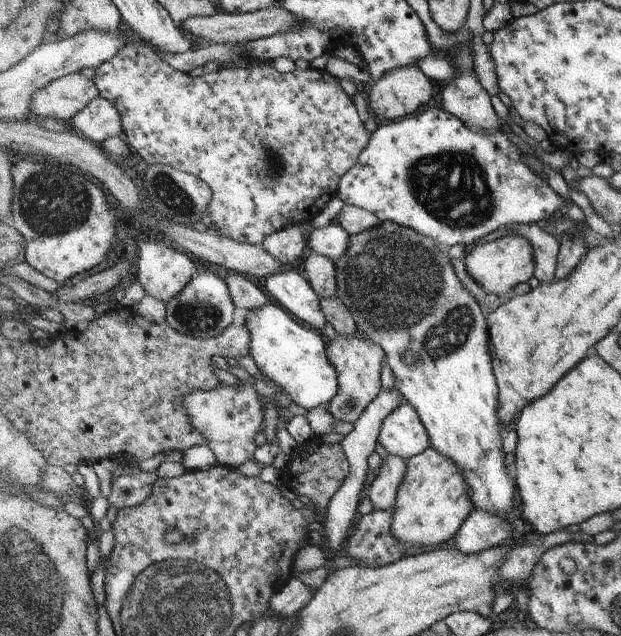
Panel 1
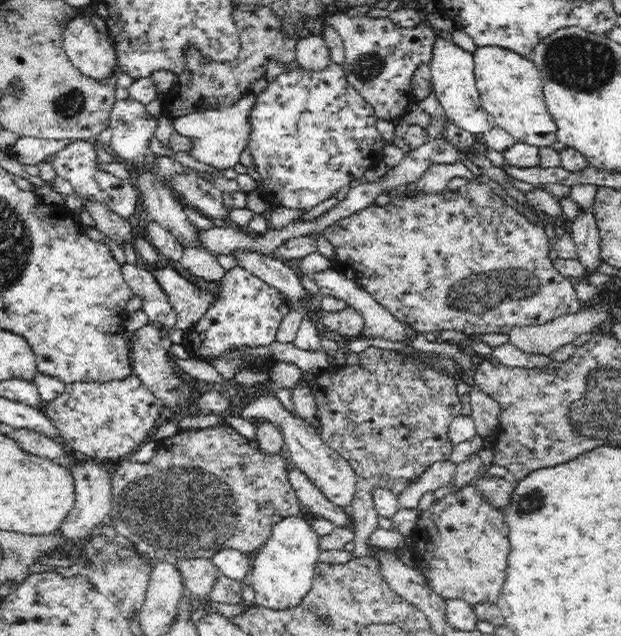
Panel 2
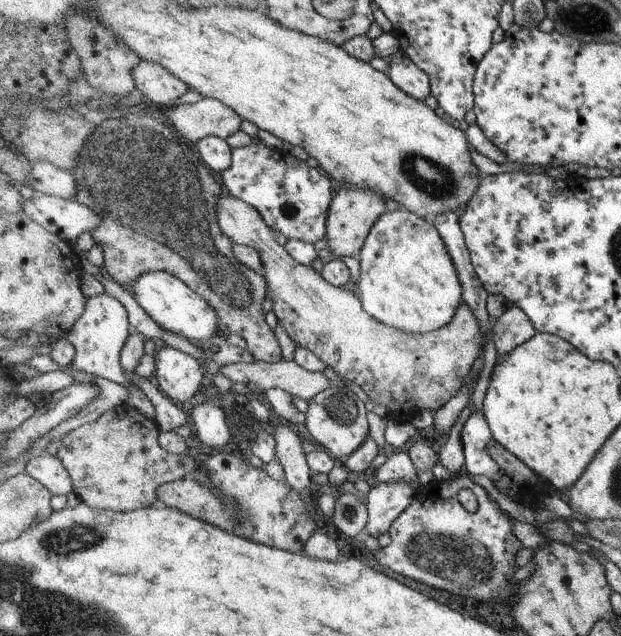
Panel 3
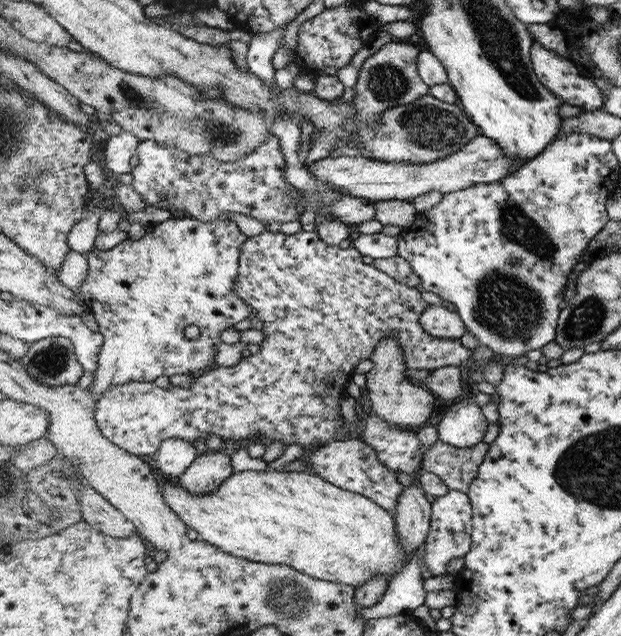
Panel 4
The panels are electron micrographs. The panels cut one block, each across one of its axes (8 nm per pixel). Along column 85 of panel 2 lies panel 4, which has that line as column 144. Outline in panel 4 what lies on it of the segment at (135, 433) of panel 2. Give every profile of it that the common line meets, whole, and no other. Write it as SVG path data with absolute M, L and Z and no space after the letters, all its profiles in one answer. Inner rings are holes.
M264 231L257 236L248 238L247 242L242 246L242 256L239 260L239 276L236 276L235 290L240 299L246 301L246 304L250 305L254 312L253 316L257 316L258 320L261 320L264 324L262 332L265 339L260 344L260 349L257 354L244 357L238 364L226 368L226 366L219 366L208 368L202 374L198 374L193 377L192 384L188 388L182 388L171 384L168 388L160 388L155 382L144 381L132 381L122 385L116 385L112 389L107 390L106 393L99 396L99 404L97 407L98 424L104 432L106 438L110 438L112 442L116 442L120 448L133 452L134 454L144 456L148 459L153 459L156 453L160 451L162 443L166 439L170 438L184 438L190 443L196 442L199 438L207 438L211 434L218 434L224 440L224 449L231 450L244 442L244 440L258 437L263 442L282 441L286 446L290 446L292 443L298 443L304 448L307 466L314 468L315 474L323 477L325 481L331 481L332 484L338 485L341 489L348 490L350 492L356 492L362 496L367 496L370 500L374 500L376 504L382 508L387 509L388 512L395 516L396 507L399 504L400 496L403 496L404 486L398 481L396 473L392 472L387 465L384 465L379 457L376 456L375 449L368 447L368 444L364 442L358 442L356 438L348 438L346 432L344 432L344 424L342 424L342 416L340 416L340 400L344 396L344 386L346 382L349 382L348 376L354 374L354 366L356 366L360 360L366 360L372 357L372 351L376 350L376 345L380 343L382 337L386 335L394 335L400 345L402 345L402 351L406 355L406 361L408 361L408 368L414 368L414 370L436 370L444 366L458 366L462 368L470 364L472 360L472 354L474 351L462 345L460 339L442 340L440 337L432 336L428 333L420 324L420 315L427 310L430 306L426 300L422 299L422 294L416 287L410 288L408 285L402 284L395 278L388 276L386 273L376 270L375 266L364 264L362 262L362 254L356 250L353 246L348 247L348 250L342 250L338 245L328 245L324 243L324 240L319 236L319 233L314 231L300 231L296 234L286 234L271 231Z

